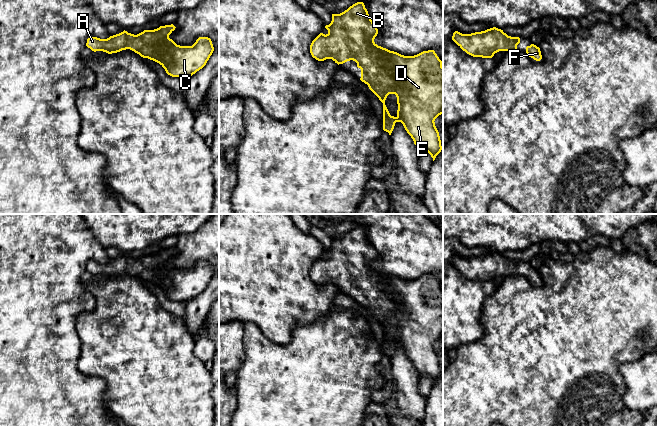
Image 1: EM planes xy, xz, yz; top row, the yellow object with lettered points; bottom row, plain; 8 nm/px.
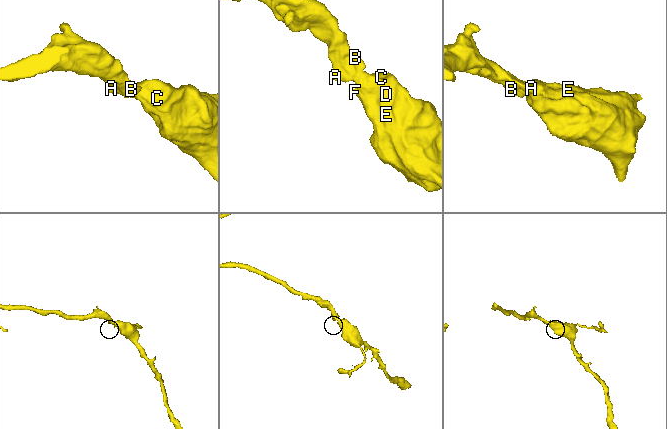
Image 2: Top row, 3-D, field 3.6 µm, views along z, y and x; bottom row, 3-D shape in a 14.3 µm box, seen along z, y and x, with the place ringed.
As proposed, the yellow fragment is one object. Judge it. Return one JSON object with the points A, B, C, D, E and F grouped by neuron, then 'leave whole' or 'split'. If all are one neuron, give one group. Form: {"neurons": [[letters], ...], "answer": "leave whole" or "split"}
{"neurons": [["A", "B", "C", "D", "E", "F"]], "answer": "leave whole"}

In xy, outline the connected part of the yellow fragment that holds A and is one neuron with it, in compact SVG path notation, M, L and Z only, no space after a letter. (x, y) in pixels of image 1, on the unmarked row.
M165 249L134 259L123 255L107 263L89 261L86 270L108 278L130 273L143 282L159 287L172 301L186 303L202 293L214 275L208 261L199 261L192 270L177 269L169 259L175 250Z

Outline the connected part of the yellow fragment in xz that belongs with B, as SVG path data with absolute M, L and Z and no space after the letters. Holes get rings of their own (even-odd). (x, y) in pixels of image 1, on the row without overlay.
M363 226L353 228L340 238L332 238L332 245L325 252L328 257L326 259L320 257L310 269L312 281L318 285L332 283L338 289L350 284L355 285L357 291L361 293L360 304L367 308L369 313L383 327L383 354L391 359L395 347L401 346L413 363L419 377L428 376L434 385L442 374L439 356L434 345L439 339L443 338L443 290L435 275L428 274L414 280L404 280L378 270L374 266L378 253L369 241ZM389 318L395 318L397 321L398 334L396 341L390 339L385 329L385 324Z

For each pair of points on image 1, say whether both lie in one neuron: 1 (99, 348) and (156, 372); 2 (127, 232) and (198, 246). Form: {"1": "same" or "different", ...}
{"1": "same", "2": "different"}

